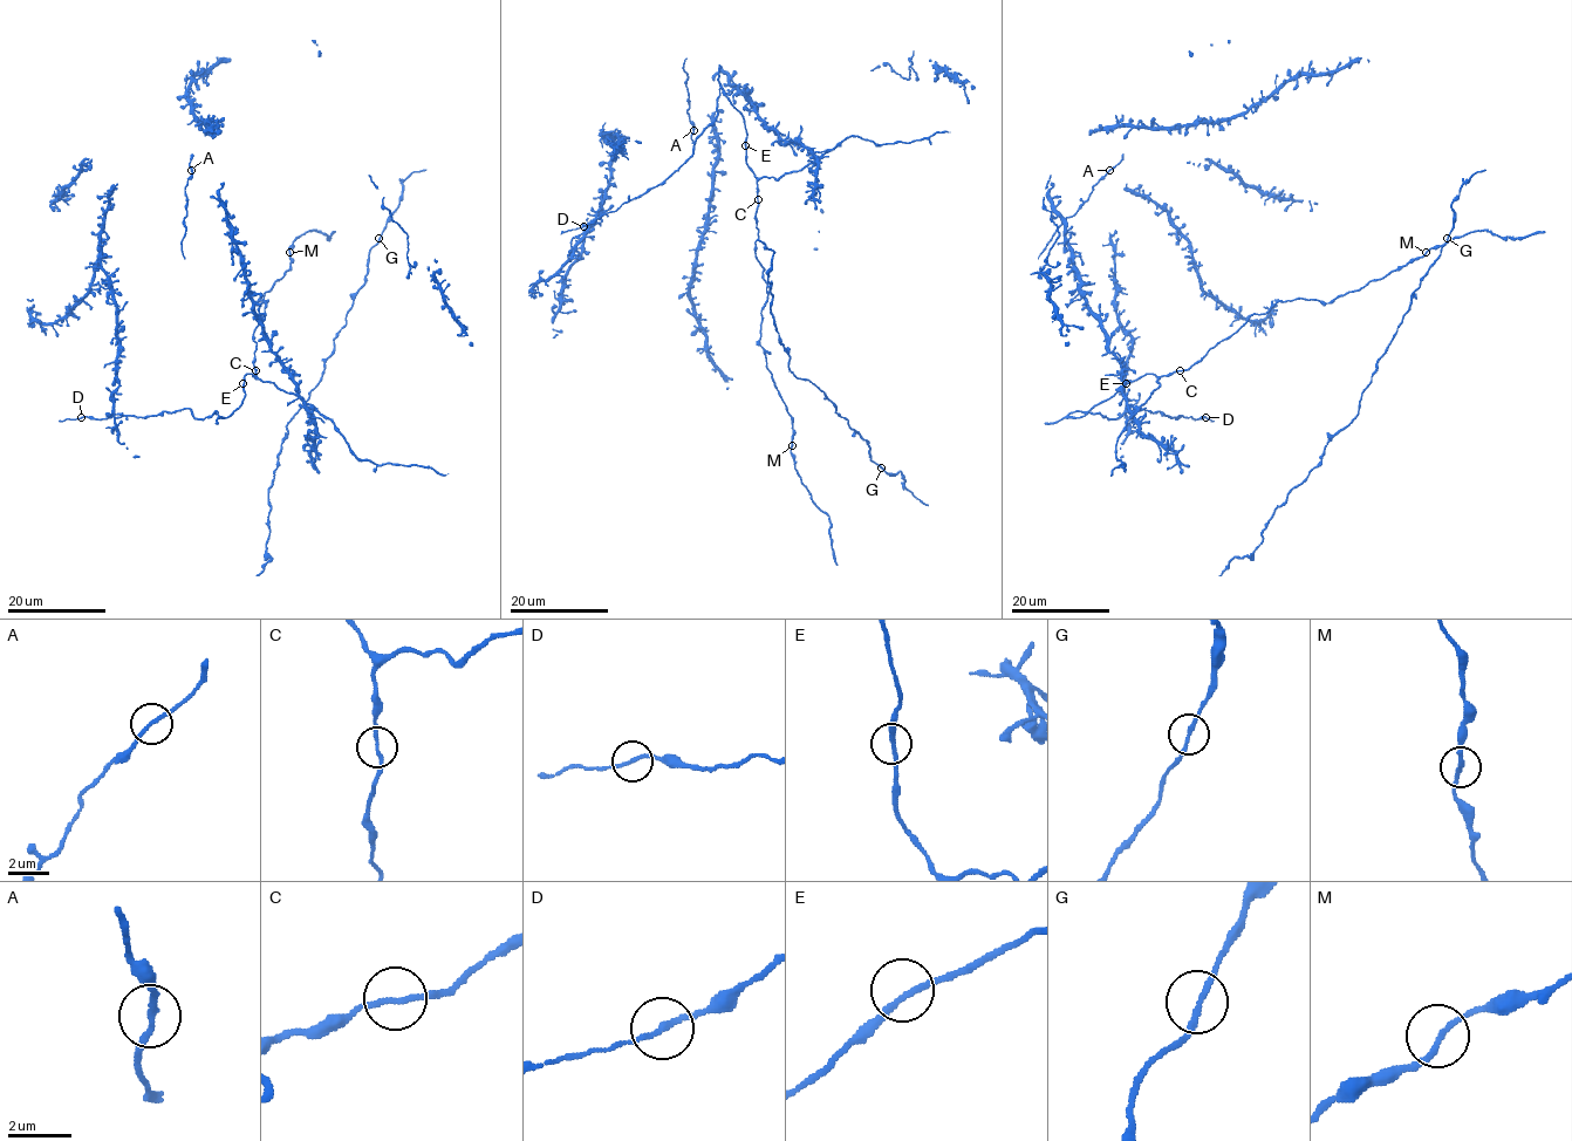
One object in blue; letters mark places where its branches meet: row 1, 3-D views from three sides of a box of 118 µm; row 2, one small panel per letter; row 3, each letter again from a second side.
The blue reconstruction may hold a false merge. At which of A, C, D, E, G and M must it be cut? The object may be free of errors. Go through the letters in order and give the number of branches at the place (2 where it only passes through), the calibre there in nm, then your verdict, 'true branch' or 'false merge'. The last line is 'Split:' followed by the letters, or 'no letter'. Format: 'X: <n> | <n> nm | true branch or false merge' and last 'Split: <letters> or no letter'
A: 2 | 190 nm | true branch
C: 2 | 170 nm | true branch
D: 2 | 160 nm | true branch
E: 2 | 190 nm | true branch
G: 2 | 180 nm | true branch
M: 2 | 190 nm | true branch
Split: no letter

